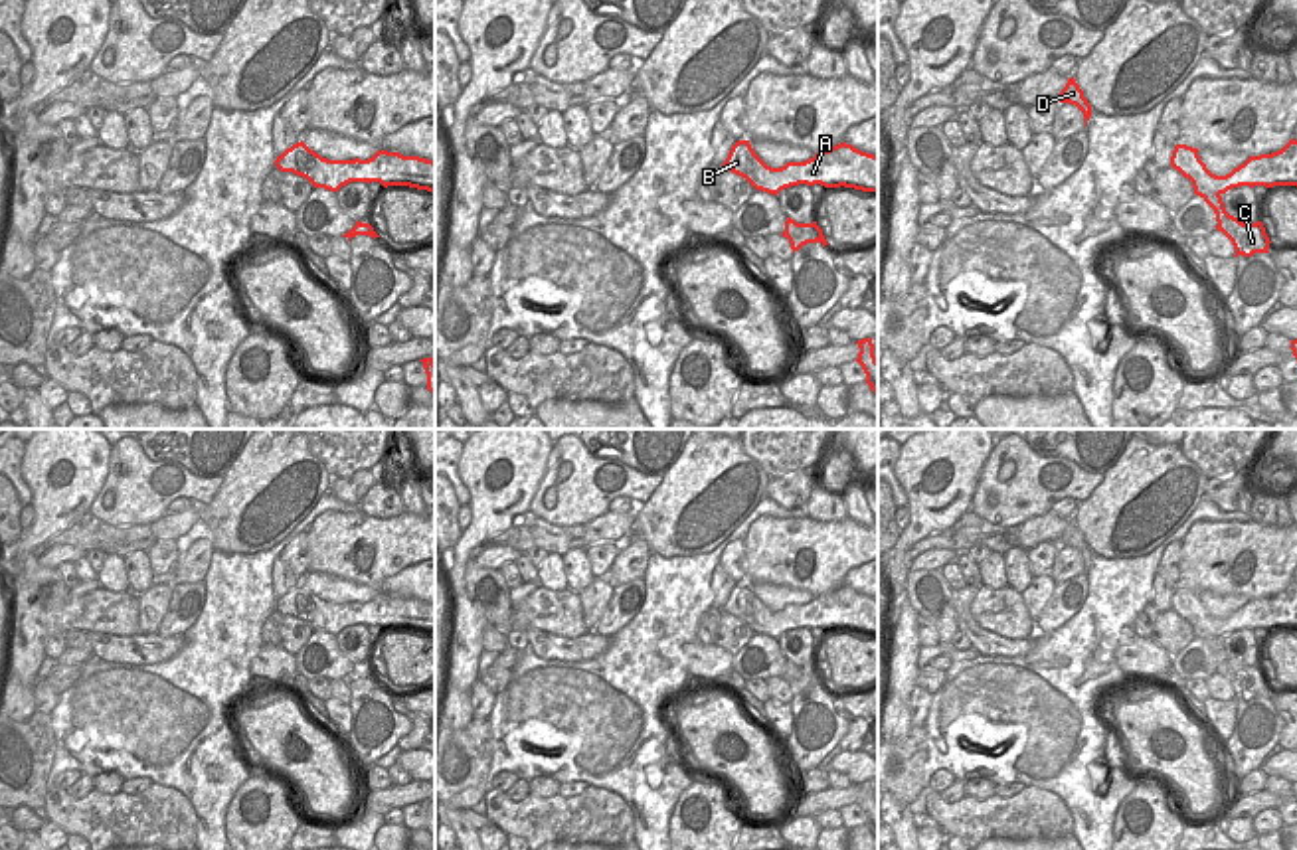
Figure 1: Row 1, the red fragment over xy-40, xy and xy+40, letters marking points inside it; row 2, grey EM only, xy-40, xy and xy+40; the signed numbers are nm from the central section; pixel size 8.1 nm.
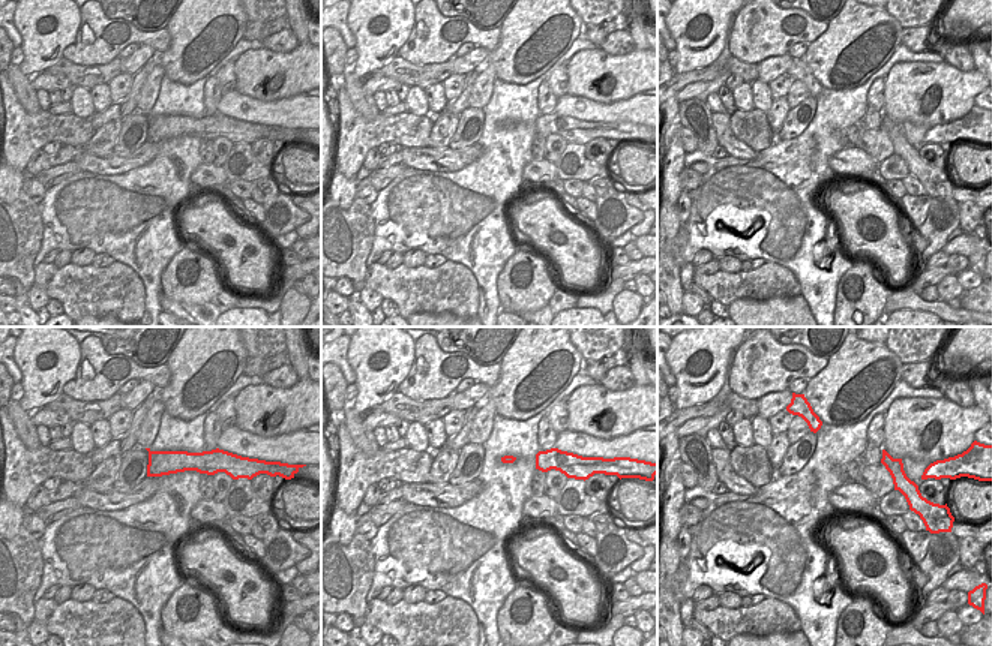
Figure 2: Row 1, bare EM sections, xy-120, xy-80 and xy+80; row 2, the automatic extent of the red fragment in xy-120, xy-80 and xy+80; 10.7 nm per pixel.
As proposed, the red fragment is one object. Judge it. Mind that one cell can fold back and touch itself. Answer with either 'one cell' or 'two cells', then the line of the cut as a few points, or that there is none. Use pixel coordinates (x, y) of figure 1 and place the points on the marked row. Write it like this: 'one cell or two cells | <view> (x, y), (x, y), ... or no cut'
two cells | xy+40 (1193, 184), (1218, 194)

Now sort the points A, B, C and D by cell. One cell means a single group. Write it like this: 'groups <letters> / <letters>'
groups A B / C D

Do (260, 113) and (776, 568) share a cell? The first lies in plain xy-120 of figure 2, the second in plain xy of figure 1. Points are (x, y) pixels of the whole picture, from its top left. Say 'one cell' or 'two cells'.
two cells

